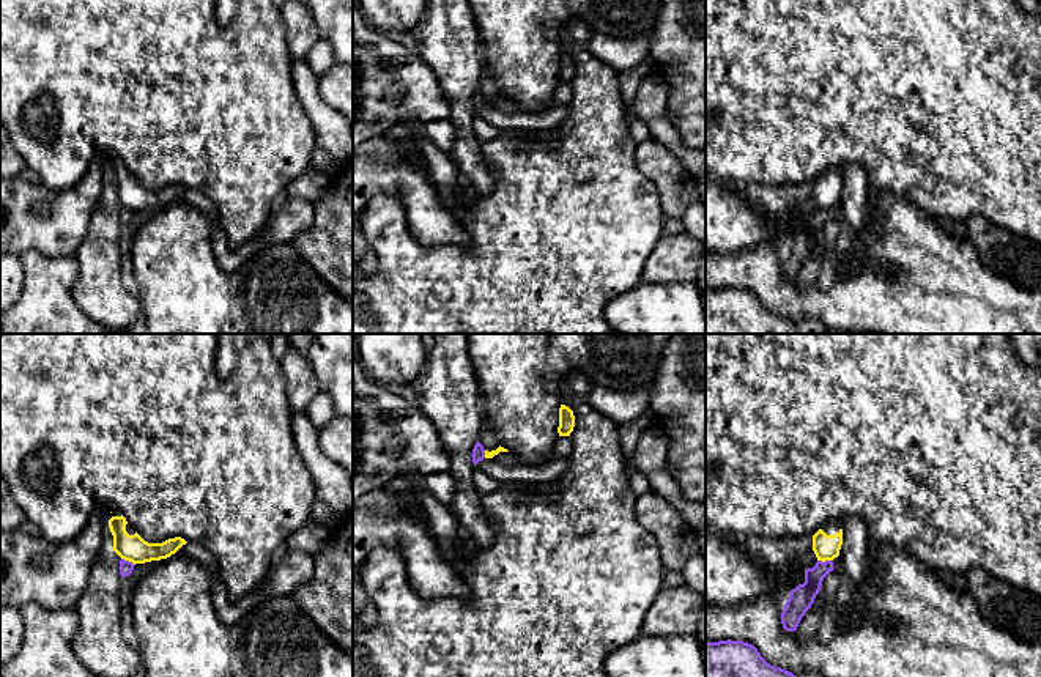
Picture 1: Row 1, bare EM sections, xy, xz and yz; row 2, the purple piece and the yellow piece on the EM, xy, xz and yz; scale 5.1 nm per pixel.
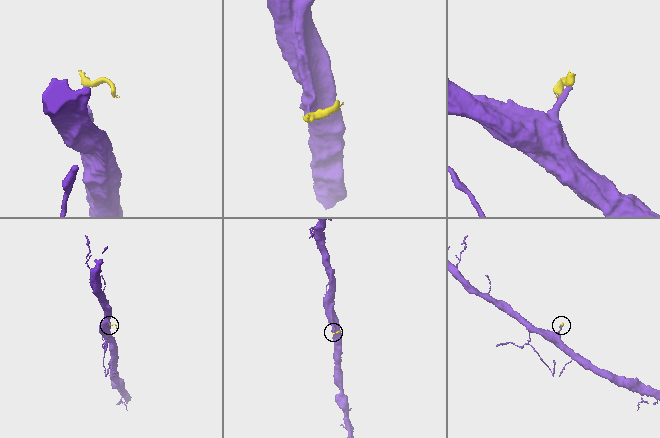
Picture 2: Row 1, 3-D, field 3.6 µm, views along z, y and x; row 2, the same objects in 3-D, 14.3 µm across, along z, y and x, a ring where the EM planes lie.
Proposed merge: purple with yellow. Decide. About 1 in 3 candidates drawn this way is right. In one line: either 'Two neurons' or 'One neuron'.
Two neurons

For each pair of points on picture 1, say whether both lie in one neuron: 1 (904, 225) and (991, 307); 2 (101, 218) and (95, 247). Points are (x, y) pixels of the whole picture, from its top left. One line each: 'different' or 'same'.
1: same
2: same

